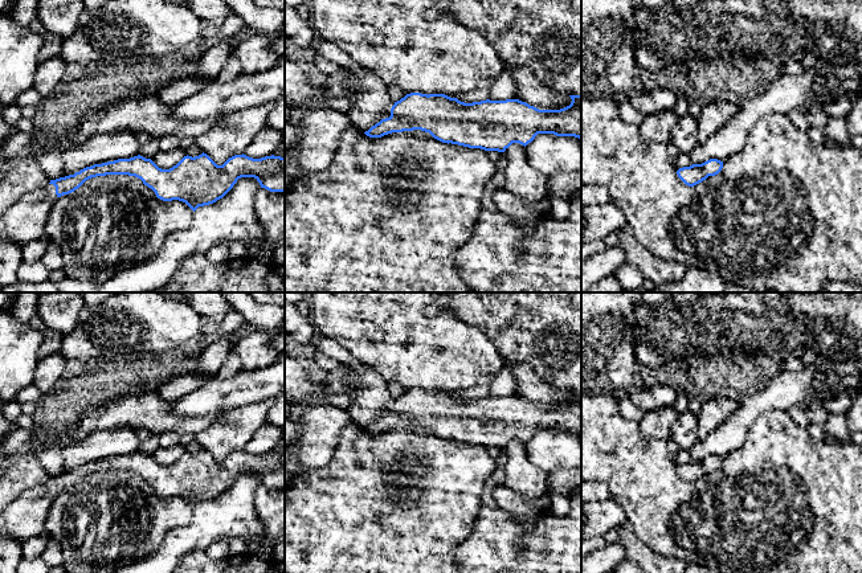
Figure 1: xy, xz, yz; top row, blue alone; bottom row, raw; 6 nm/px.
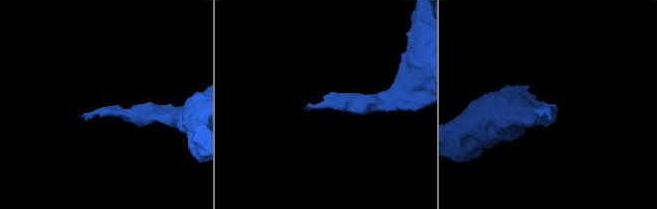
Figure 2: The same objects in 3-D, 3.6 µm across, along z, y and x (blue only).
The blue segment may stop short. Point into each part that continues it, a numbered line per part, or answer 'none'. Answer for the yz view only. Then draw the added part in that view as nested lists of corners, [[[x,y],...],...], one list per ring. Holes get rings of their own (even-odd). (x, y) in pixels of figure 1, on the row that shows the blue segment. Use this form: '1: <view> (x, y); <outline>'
none

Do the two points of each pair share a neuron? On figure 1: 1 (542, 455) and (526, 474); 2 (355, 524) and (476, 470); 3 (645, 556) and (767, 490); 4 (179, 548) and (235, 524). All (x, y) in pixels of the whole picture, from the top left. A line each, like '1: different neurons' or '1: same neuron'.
1: different neurons
2: same neuron
3: different neurons
4: same neuron

